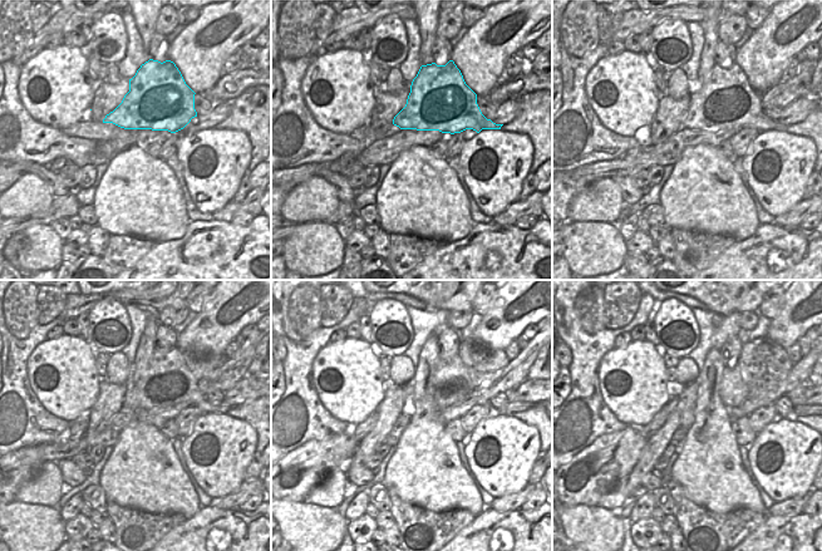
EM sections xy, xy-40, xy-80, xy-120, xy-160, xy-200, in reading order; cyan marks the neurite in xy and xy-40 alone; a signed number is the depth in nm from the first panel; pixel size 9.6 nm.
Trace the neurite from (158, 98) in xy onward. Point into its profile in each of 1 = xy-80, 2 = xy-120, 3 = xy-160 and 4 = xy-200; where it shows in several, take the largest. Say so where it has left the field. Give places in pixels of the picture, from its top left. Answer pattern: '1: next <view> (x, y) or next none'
1: next xy-80 (725, 102)
2: next xy-120 (167, 382)
3: next xy-160 (451, 383)
4: next xy-200 (733, 392)

